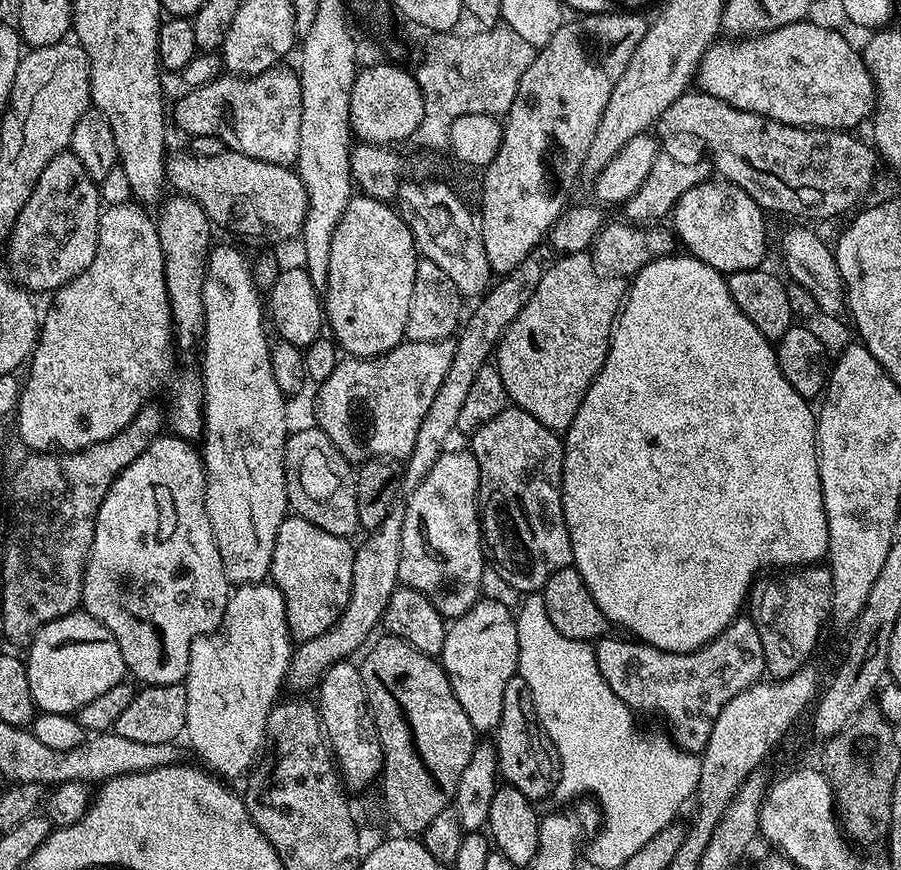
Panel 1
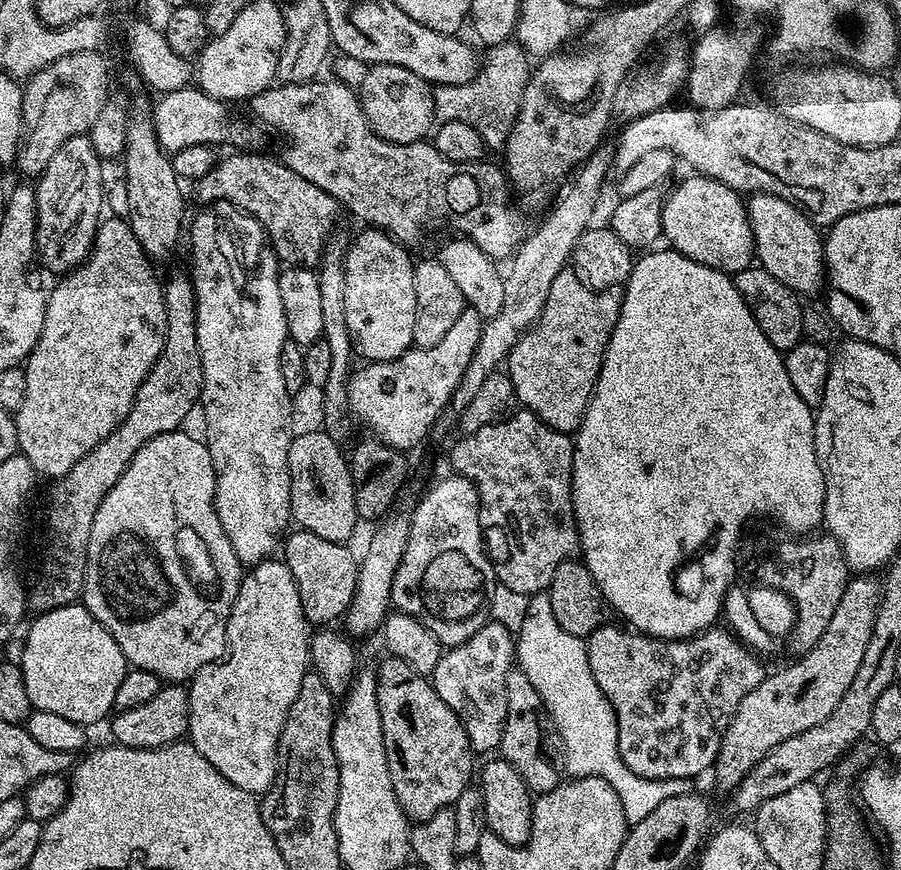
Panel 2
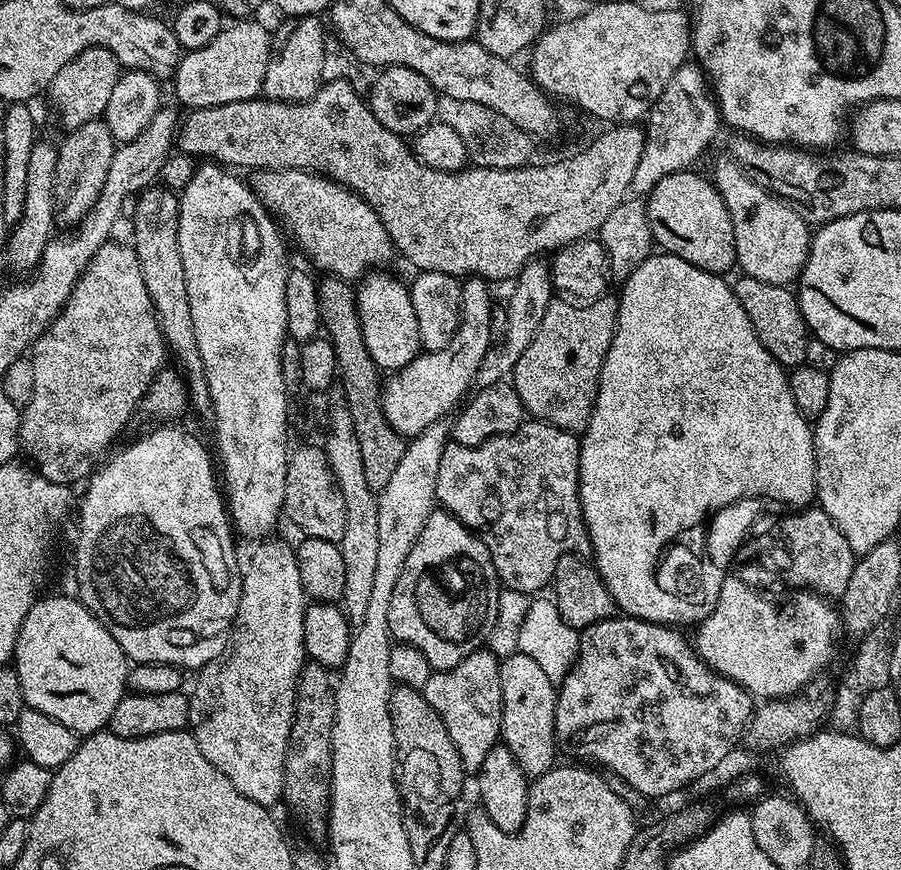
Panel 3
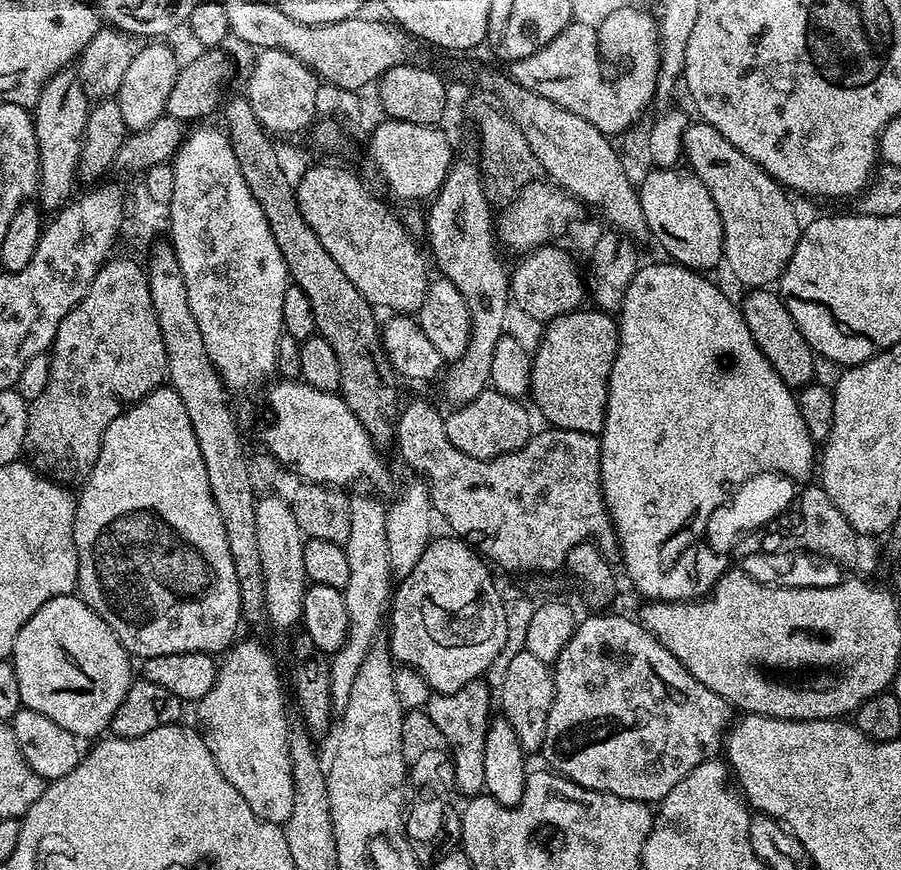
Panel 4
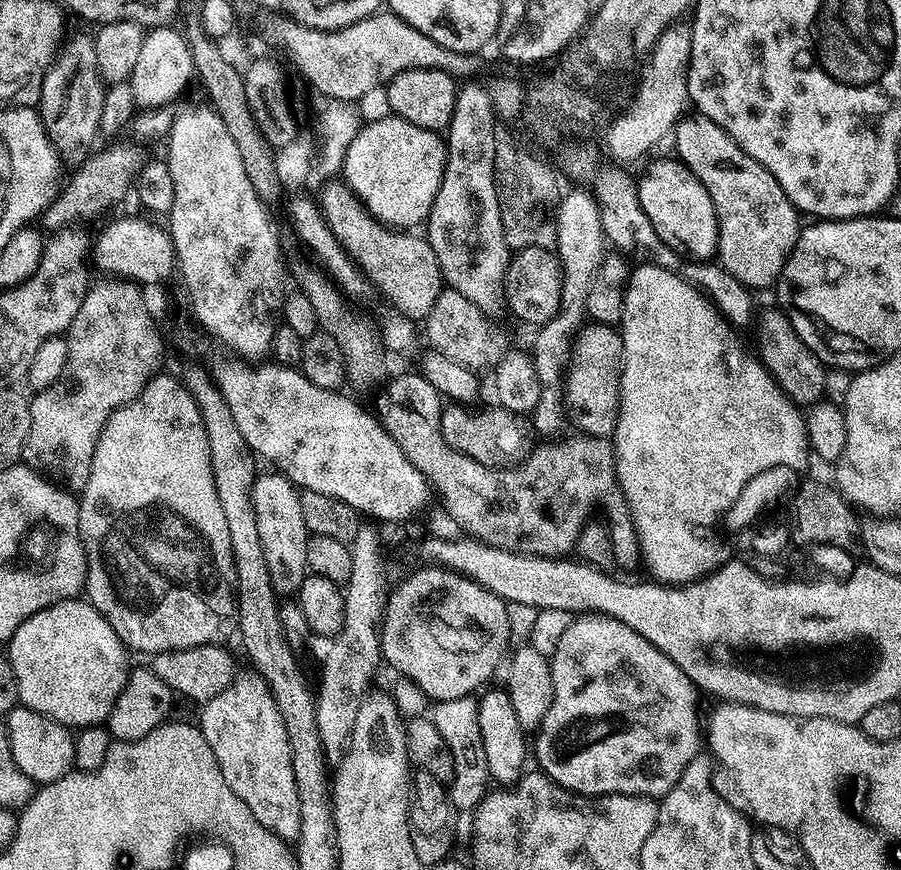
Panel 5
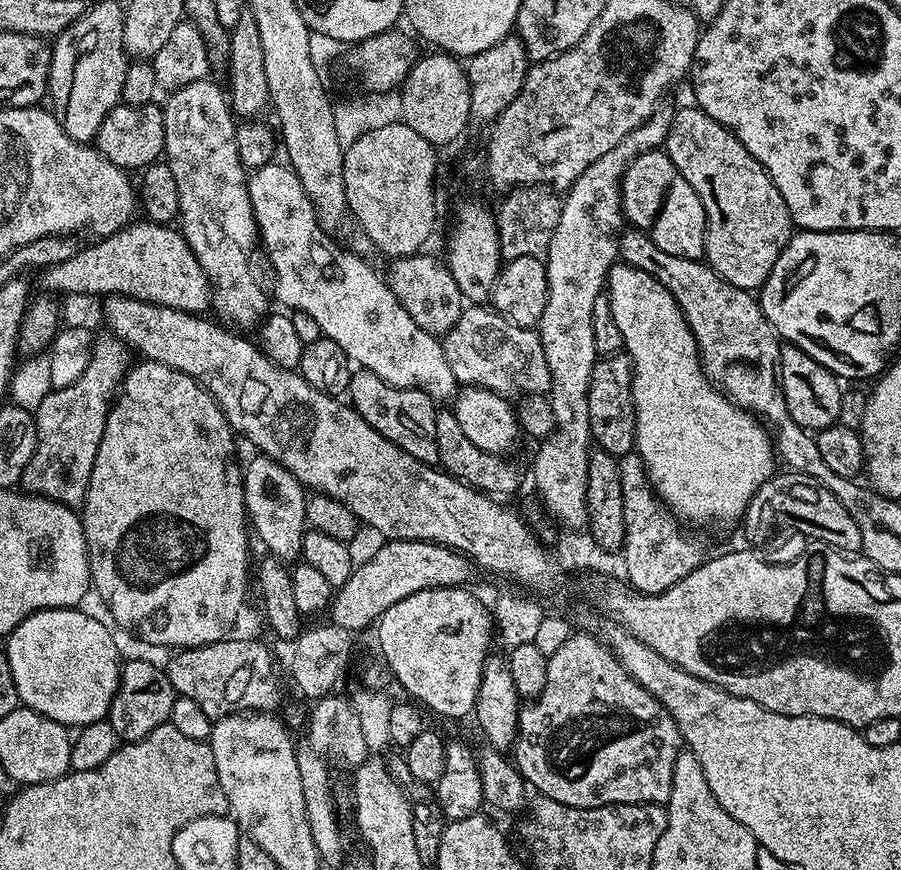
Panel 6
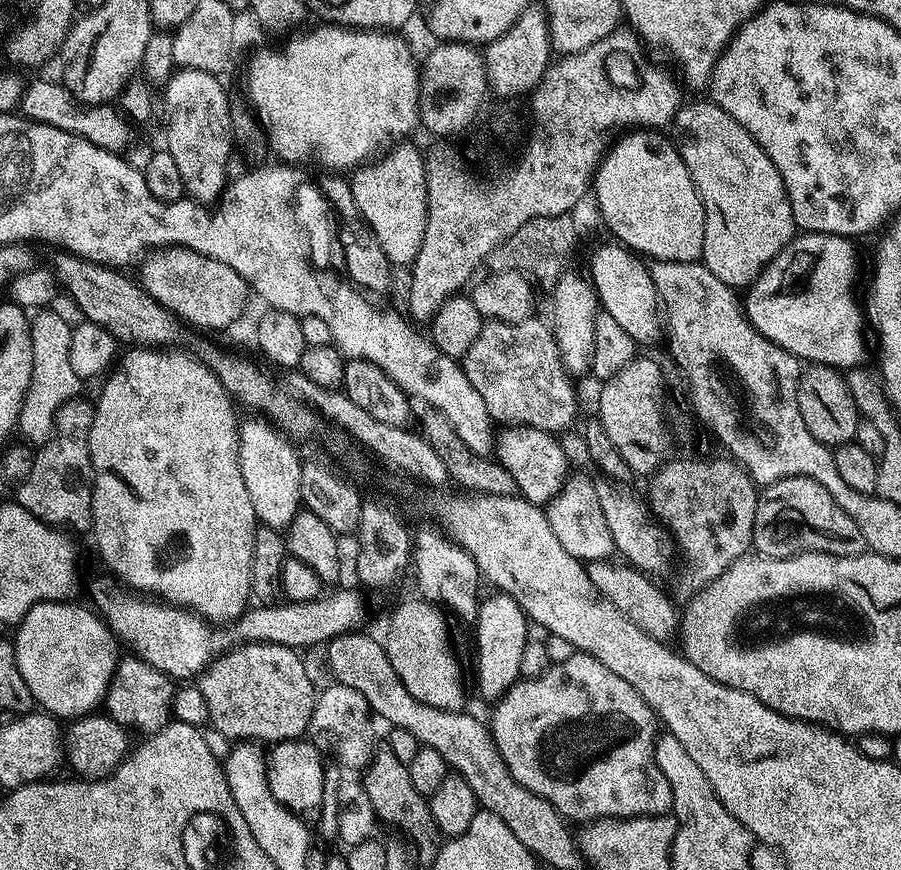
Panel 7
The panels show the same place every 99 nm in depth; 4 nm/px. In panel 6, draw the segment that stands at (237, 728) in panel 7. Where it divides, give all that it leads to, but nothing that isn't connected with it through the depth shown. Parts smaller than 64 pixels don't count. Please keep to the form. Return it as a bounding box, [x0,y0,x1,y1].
[166,638,284,721]

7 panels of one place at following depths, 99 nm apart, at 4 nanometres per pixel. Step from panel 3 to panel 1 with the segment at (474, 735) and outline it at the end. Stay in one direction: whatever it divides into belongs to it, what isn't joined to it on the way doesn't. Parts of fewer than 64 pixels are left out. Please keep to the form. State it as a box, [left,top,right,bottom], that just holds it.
[438,598,520,733]

